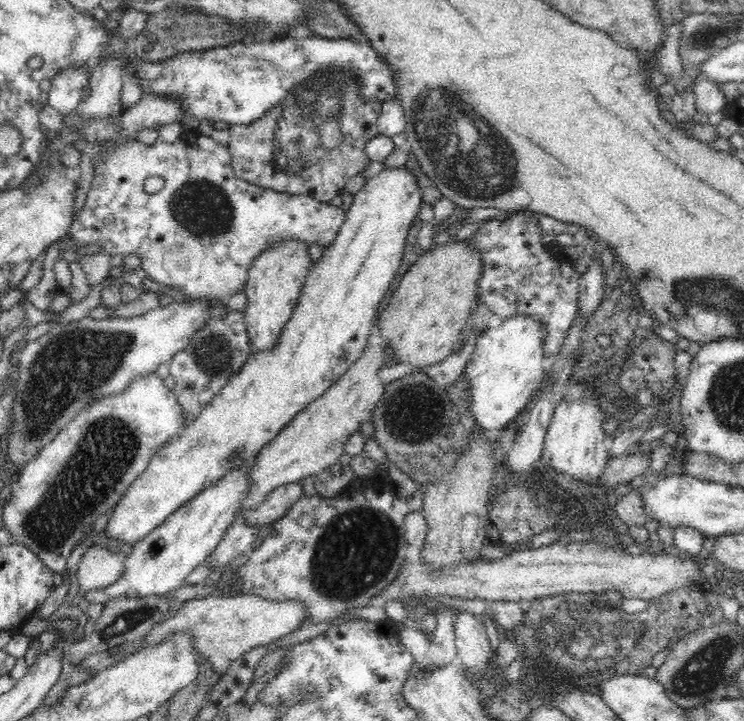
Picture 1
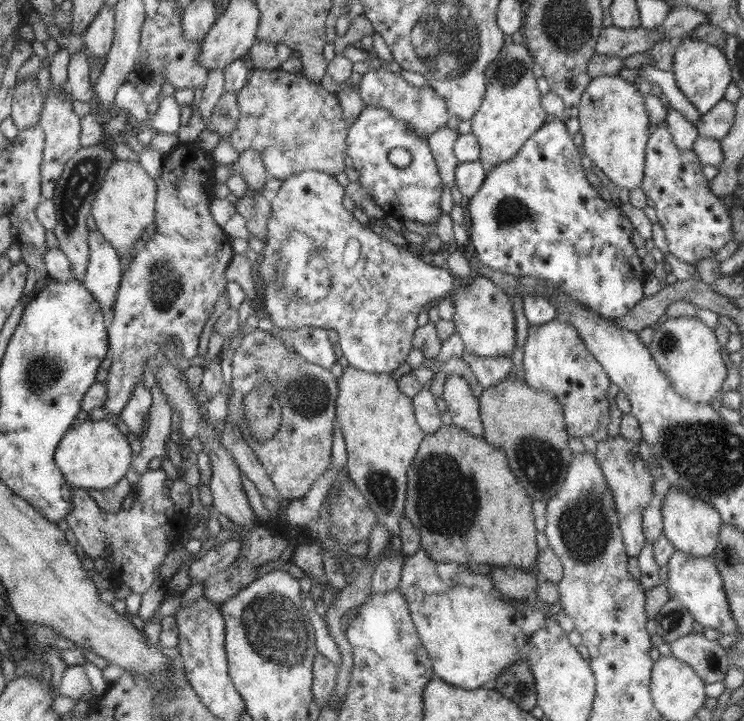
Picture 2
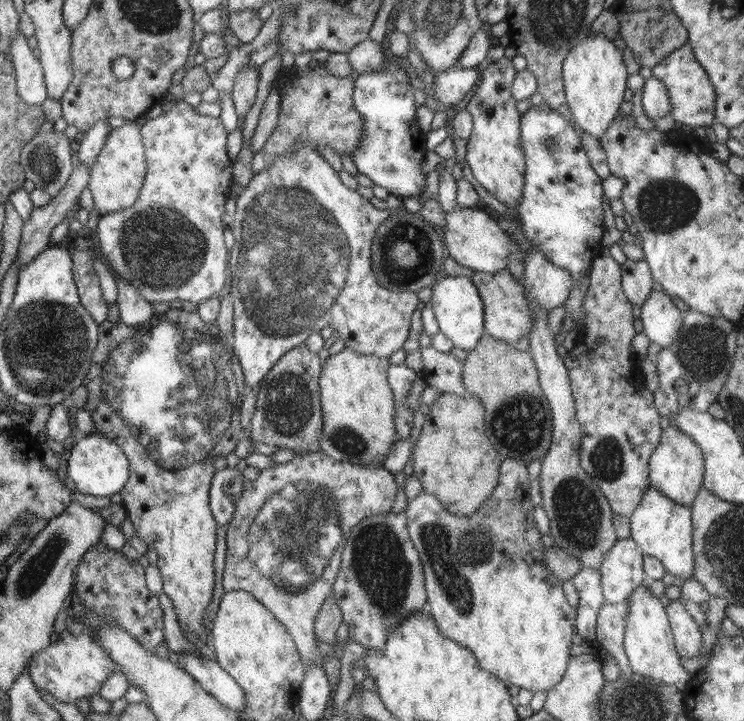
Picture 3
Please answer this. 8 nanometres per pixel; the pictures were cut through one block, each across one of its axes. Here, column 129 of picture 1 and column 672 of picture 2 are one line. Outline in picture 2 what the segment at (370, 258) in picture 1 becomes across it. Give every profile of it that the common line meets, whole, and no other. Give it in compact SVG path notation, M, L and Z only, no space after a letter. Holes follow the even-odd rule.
M670 486L661 505L663 520L663 534L672 542L676 549L688 556L700 556L708 558L716 550L718 544L718 532L722 526L721 516L712 508L712 504L706 504L704 500L696 500L694 496L682 492L680 488Z

